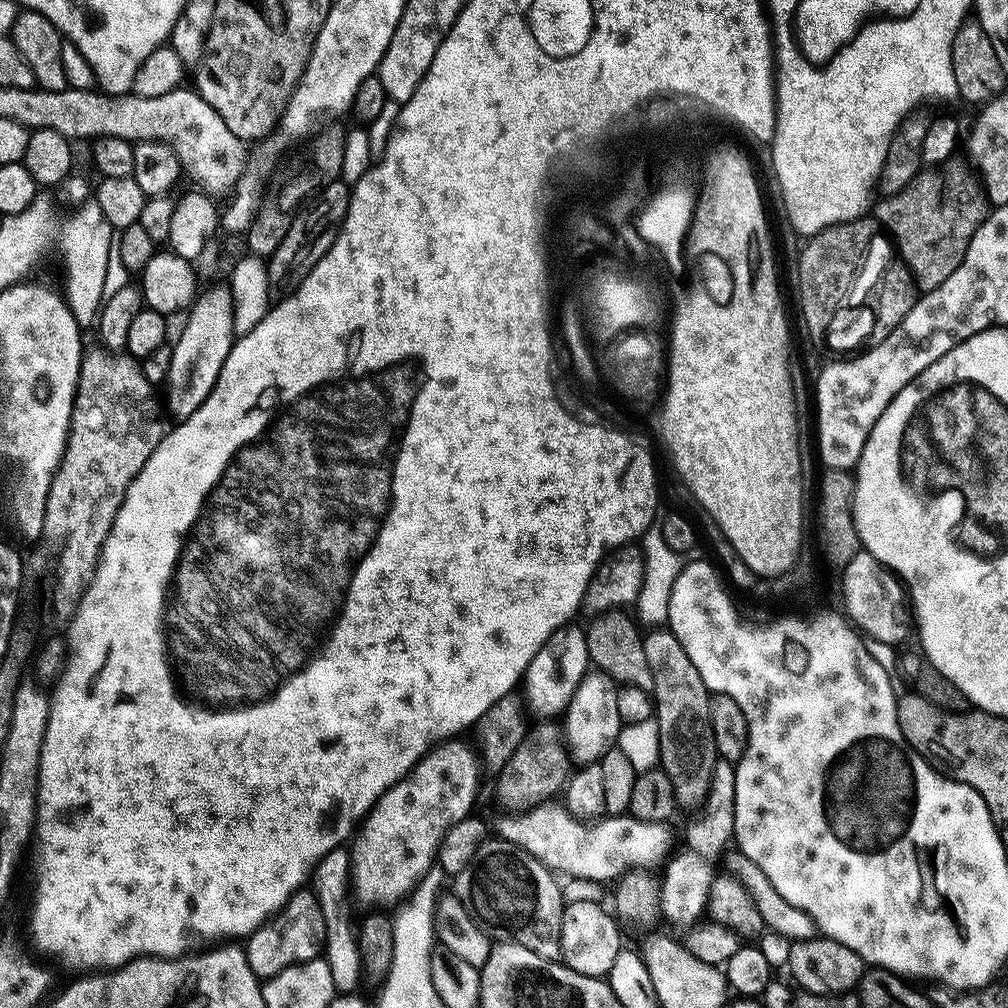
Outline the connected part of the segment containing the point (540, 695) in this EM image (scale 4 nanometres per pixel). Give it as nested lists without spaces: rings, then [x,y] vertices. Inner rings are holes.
[[[569,622],[562,628],[556,628],[550,638],[534,654],[530,666],[524,672],[522,689],[524,688],[523,703],[533,712],[536,718],[559,717],[572,700],[572,696],[589,675],[590,661],[587,652],[585,629],[579,628],[576,622]],[[528,703],[528,704],[527,704]]]

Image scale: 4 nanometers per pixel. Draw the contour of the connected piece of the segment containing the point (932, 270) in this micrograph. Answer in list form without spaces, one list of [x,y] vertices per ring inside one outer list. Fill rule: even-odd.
[[[959,158],[946,160],[939,170],[921,170],[905,188],[885,195],[883,197],[885,200],[875,201],[874,215],[879,220],[881,229],[890,237],[899,259],[911,270],[921,289],[927,290],[942,286],[942,282],[946,282],[946,278],[950,278],[950,274],[958,270],[962,258],[966,258],[966,250],[974,234],[988,219],[990,200],[977,173],[973,172]]]

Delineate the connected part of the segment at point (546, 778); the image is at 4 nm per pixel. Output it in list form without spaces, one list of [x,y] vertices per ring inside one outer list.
[[[540,722],[537,728],[529,727],[524,733],[524,741],[518,746],[518,750],[514,750],[514,754],[510,754],[510,758],[506,762],[506,766],[495,777],[496,780],[496,800],[502,807],[508,811],[508,814],[524,814],[529,809],[536,807],[537,804],[543,804],[547,801],[559,787],[563,787],[566,776],[563,773],[566,770],[566,762],[568,756],[562,741],[562,732],[559,727],[556,728],[555,723]]]

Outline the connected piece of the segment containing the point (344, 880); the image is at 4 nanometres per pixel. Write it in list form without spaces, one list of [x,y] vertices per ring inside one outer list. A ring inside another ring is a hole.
[[[343,847],[330,850],[320,860],[314,873],[314,891],[318,902],[322,906],[322,914],[326,922],[327,938],[325,940],[324,959],[331,970],[331,977],[338,990],[354,990],[361,983],[362,973],[360,970],[360,948],[357,934],[358,926],[350,916],[343,916],[342,902],[344,894],[348,892],[350,862]]]

